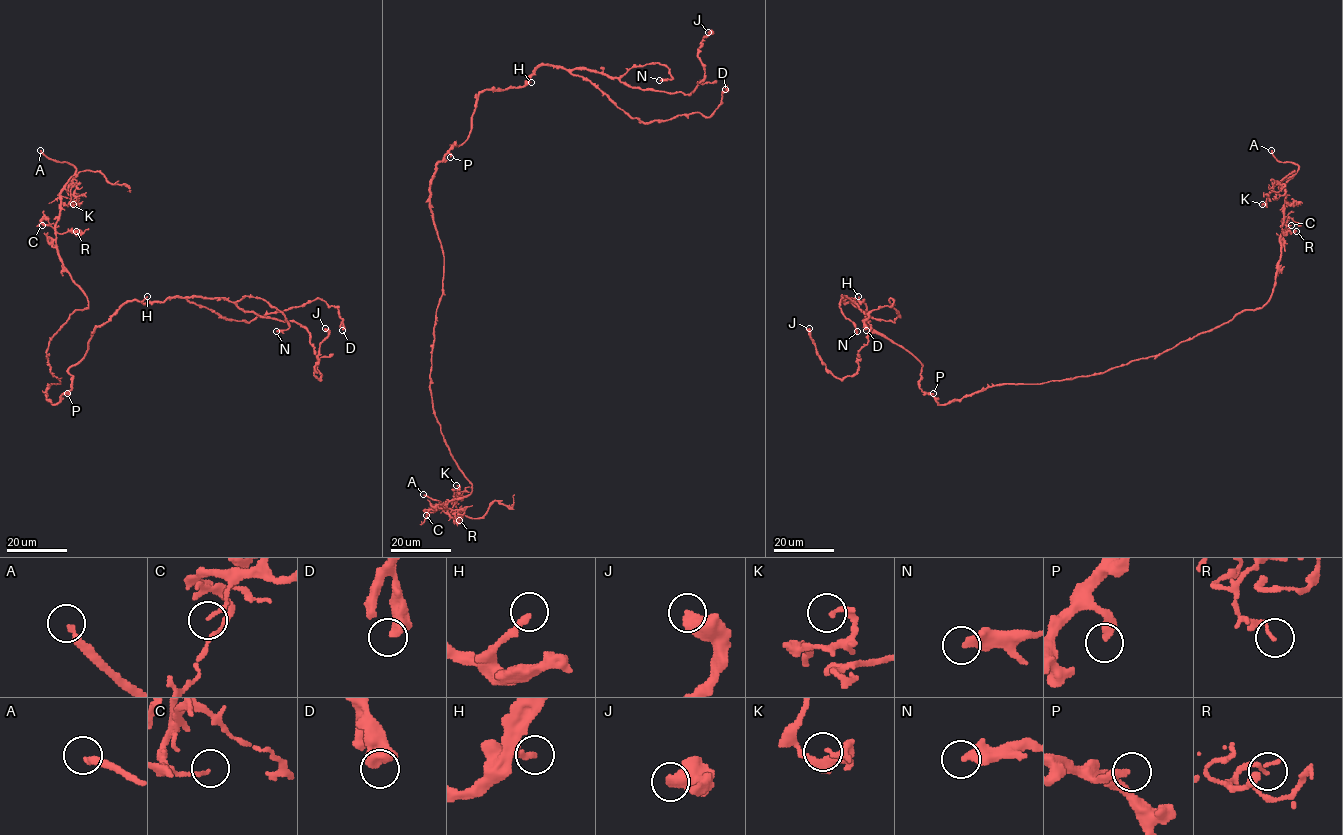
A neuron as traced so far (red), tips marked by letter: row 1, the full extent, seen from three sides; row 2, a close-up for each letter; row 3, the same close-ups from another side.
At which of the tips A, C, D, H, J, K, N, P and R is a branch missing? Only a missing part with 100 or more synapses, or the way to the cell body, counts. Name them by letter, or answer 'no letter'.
A

